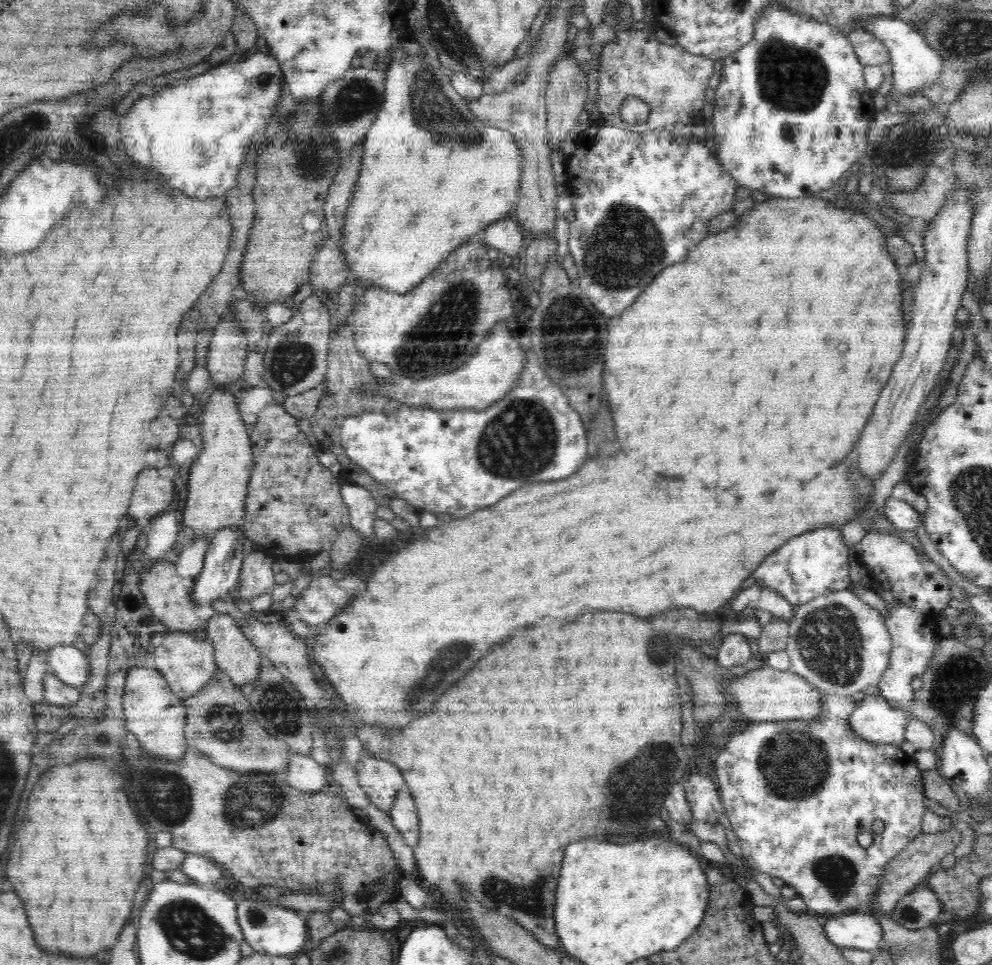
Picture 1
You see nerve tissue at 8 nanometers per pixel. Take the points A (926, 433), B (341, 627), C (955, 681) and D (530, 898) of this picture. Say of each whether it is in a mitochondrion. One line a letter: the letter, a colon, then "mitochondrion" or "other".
A: other
B: other
C: mitochondrion
D: mitochondrion

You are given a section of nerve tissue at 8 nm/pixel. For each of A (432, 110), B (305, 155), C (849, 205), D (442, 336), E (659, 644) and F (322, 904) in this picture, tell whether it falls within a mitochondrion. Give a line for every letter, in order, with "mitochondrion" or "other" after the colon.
A: mitochondrion
B: mitochondrion
C: other
D: mitochondrion
E: mitochondrion
F: other

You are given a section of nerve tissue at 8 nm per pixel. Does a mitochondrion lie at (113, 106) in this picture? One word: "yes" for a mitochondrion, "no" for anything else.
no

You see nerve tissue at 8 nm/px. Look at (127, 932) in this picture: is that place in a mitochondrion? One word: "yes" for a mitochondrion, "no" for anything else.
no

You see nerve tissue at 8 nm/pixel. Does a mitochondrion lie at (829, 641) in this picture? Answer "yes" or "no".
yes

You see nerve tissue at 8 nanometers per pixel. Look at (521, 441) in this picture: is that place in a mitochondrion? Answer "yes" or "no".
yes

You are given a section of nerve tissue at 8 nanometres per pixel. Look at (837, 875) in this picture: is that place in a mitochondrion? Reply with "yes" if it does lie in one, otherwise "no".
yes

